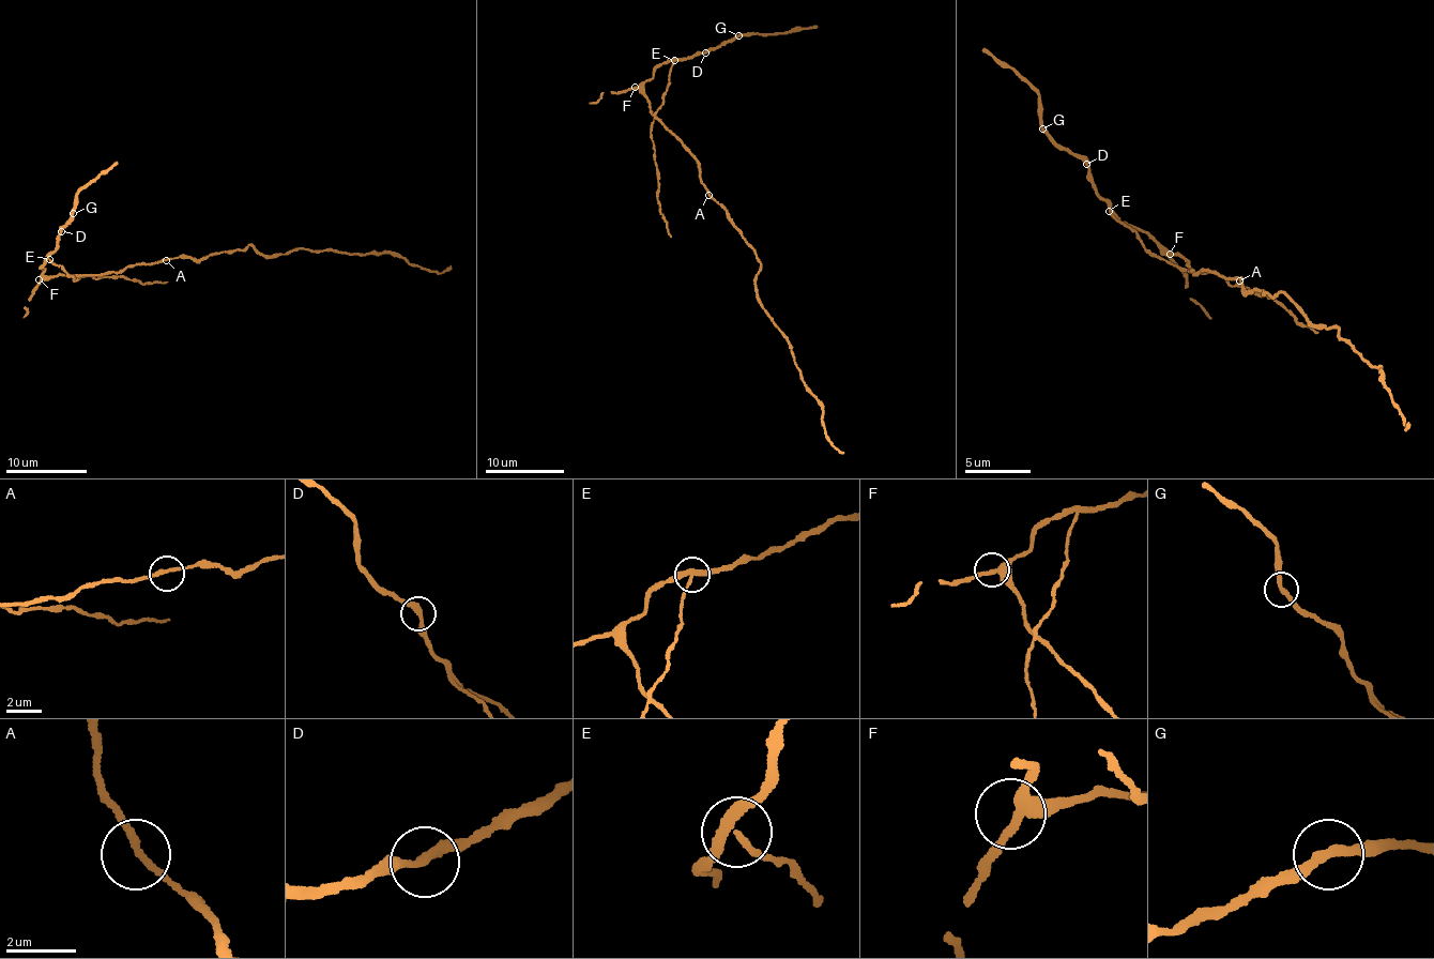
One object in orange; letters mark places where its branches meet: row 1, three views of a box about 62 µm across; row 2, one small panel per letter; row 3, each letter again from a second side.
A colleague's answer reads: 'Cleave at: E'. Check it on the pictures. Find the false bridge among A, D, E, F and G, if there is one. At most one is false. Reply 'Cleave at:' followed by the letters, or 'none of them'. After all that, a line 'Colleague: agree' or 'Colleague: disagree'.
Cleave at: E
Colleague: agree

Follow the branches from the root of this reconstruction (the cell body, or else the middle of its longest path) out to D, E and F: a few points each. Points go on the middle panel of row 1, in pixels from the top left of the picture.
D: (710, 193), (700, 177), (699, 161), (655, 117), (674, 60), (705, 52)
E: (710, 193), (700, 177), (699, 161), (655, 117), (673, 60)
F: (710, 193), (700, 177), (699, 161), (666, 130), (651, 109), (651, 103), (635, 87)

